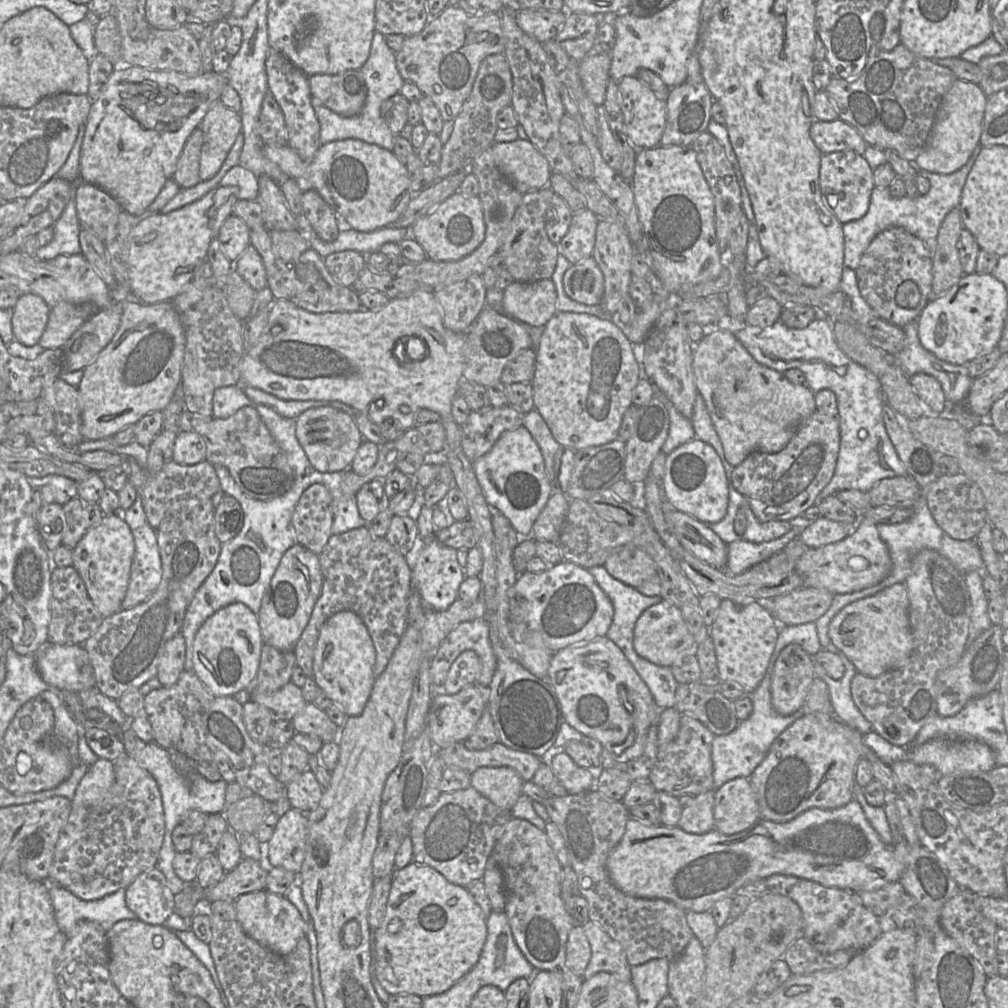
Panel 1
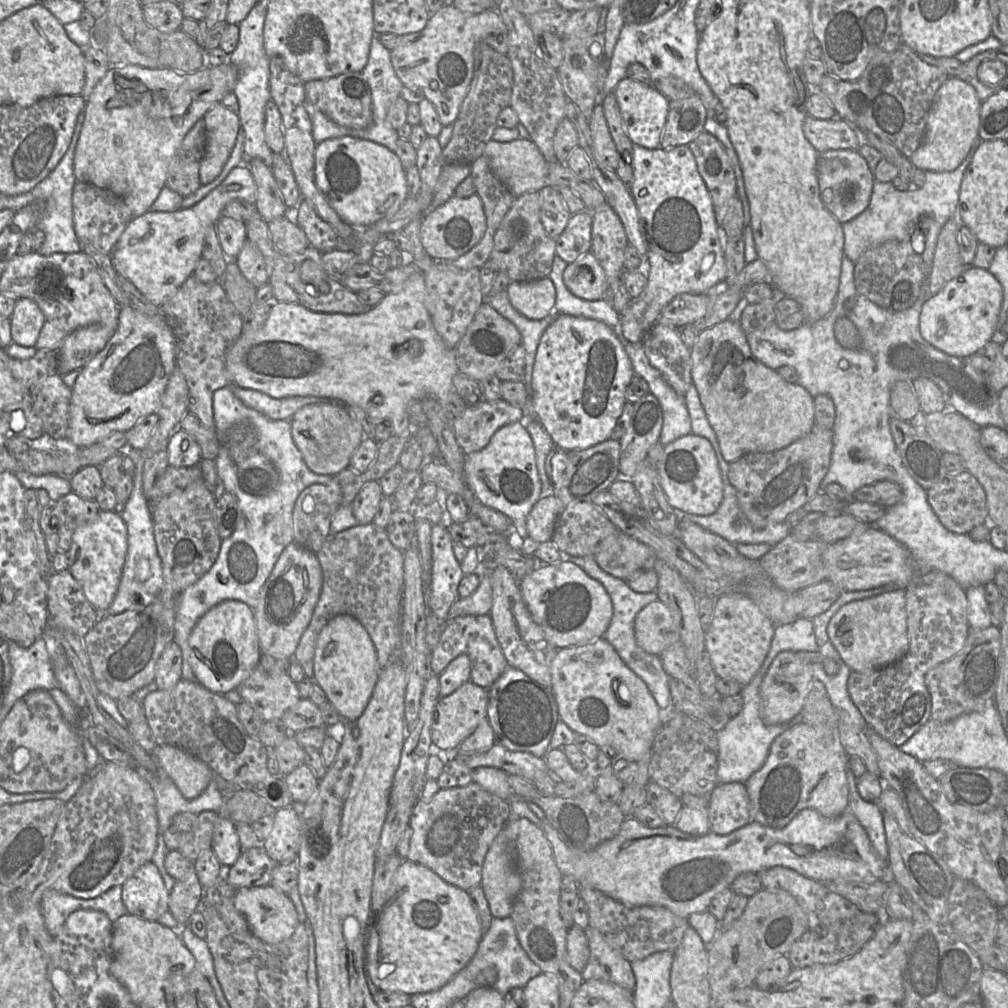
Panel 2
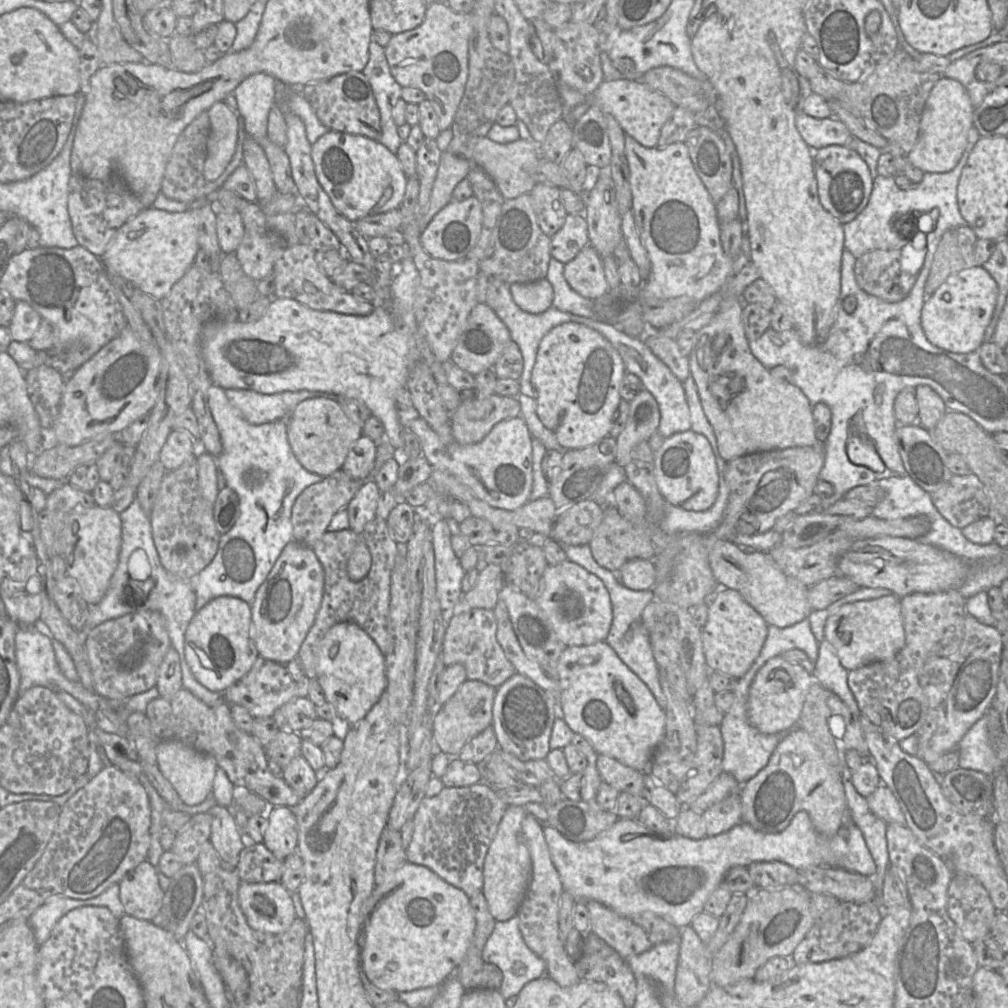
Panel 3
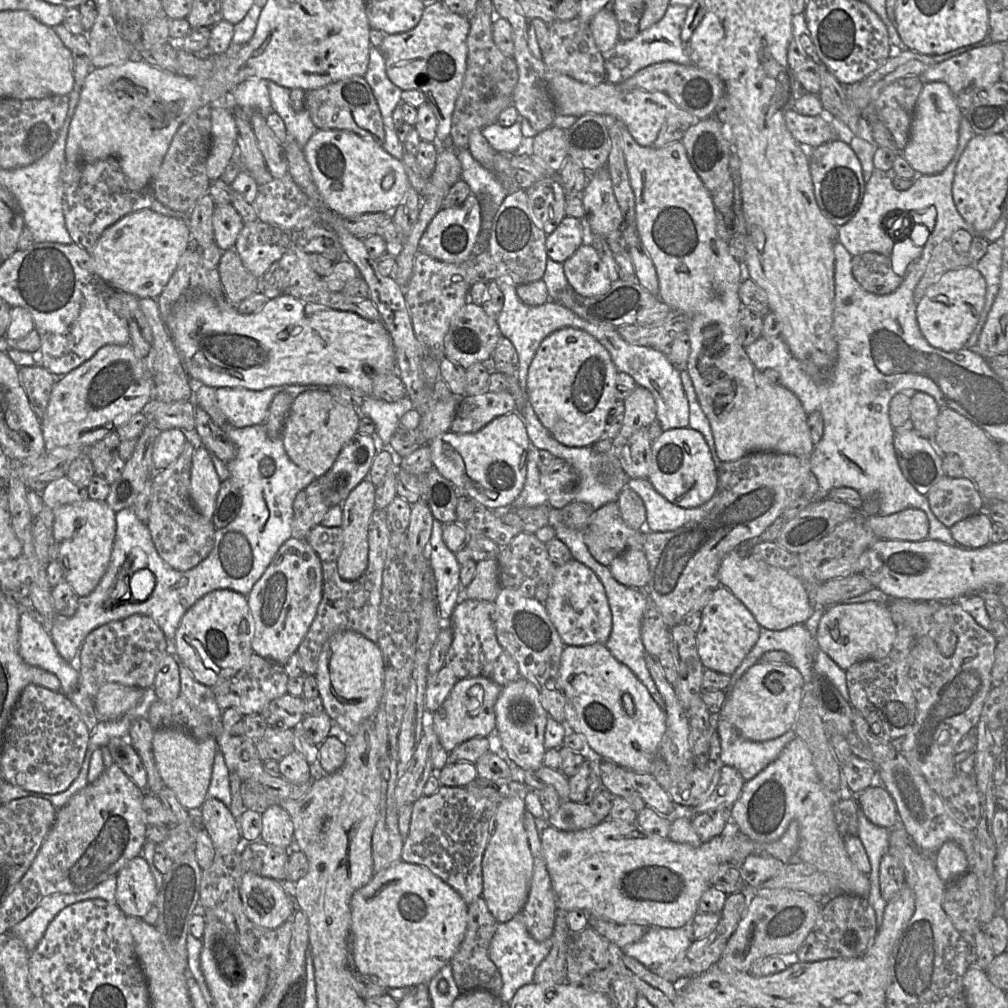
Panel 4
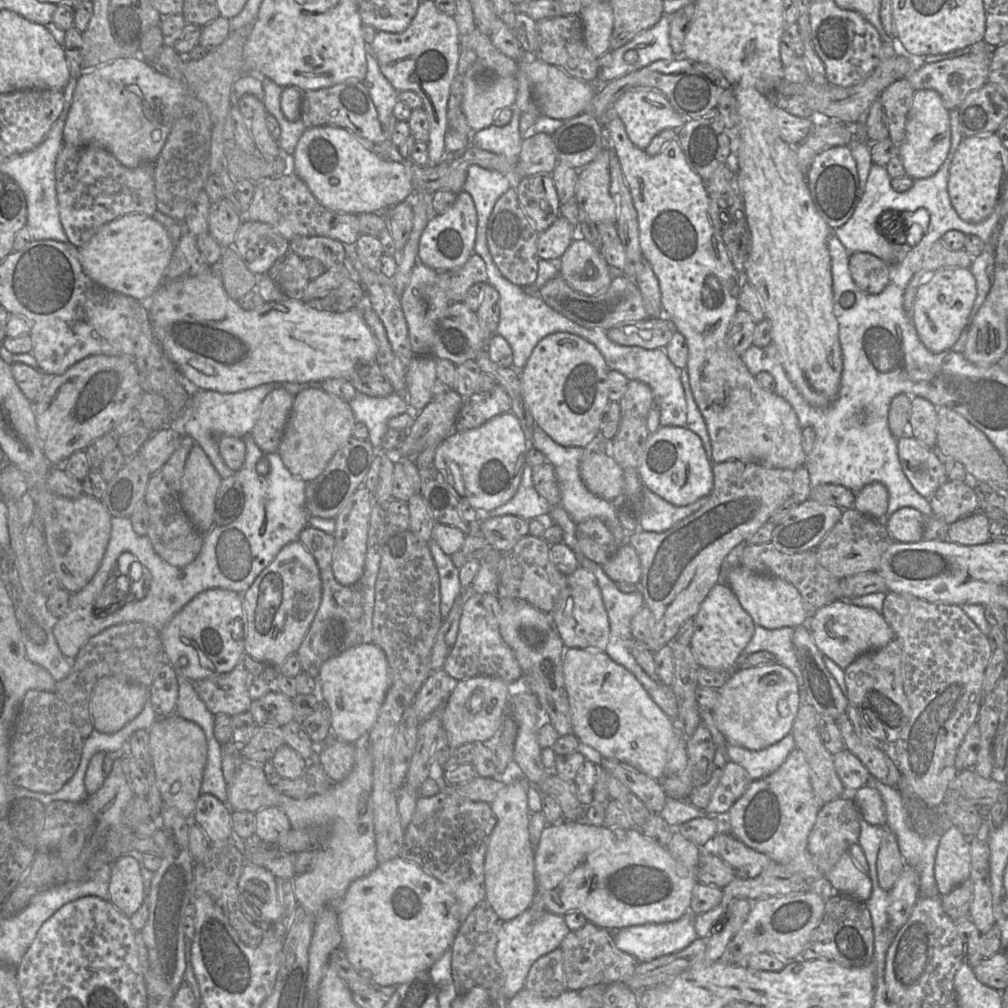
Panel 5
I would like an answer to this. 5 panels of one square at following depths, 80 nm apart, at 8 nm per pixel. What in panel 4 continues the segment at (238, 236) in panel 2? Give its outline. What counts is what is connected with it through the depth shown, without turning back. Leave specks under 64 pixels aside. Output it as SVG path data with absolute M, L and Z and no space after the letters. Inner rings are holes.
M232 204L218 205L212 217L214 240L224 252L234 249L244 222Z

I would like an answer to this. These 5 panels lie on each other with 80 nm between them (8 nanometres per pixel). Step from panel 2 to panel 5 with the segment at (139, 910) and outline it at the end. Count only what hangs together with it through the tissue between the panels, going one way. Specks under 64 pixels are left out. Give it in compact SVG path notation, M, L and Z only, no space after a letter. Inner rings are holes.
M122 855L111 863L110 902L127 917L145 902L145 888L140 863L133 856Z

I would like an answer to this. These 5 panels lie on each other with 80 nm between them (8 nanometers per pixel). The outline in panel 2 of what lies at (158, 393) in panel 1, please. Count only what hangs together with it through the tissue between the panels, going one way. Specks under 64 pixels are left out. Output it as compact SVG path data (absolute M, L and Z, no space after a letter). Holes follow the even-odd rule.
M130 304L120 307L118 327L105 347L83 368L71 388L69 427L66 440L78 447L89 446L113 432L126 432L149 414L156 413L168 379L176 367L175 339L164 315L147 316Z

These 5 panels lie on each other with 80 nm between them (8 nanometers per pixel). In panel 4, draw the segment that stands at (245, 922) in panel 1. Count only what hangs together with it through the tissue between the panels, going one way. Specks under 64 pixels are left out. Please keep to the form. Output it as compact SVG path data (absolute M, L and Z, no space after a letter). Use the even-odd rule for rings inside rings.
M245 871L240 886L240 897L243 911L253 923L275 929L285 923L296 912L294 901L290 898L291 883L278 881L276 879L263 877L255 873Z

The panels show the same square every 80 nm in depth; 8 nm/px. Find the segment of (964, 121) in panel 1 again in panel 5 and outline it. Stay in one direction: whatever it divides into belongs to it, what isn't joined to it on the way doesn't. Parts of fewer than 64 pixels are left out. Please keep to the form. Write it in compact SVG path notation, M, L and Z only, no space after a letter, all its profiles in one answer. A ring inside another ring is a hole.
M932 89L915 91L907 115L905 136L897 153L906 175L912 179L928 178L934 175L945 161L951 146L951 125L949 110L943 104L938 92Z

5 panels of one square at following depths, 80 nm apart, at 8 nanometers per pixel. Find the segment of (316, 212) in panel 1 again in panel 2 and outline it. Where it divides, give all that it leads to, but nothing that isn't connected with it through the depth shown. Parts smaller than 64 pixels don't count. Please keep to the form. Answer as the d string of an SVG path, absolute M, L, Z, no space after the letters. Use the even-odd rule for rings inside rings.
M301 199L295 208L296 222L304 231L309 244L322 253L336 249L339 236L333 227L305 199Z

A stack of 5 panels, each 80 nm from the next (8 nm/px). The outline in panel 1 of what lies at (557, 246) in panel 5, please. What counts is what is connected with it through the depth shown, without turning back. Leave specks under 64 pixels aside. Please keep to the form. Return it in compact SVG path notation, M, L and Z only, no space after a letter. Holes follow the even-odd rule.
M587 208L573 214L566 235L558 243L562 254L572 265L591 257L599 218Z

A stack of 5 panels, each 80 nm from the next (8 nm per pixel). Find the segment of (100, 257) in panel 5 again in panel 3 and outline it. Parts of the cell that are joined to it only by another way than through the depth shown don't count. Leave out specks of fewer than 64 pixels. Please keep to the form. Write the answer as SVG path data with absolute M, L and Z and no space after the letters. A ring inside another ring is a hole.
M200 205L184 212L145 208L115 233L100 258L108 275L122 277L133 287L162 300L172 286L194 265L198 245Z

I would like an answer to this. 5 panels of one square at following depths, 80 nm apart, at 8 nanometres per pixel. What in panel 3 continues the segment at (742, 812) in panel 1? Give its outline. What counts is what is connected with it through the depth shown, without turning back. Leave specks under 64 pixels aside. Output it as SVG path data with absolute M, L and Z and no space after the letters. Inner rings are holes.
M735 793L714 804L702 814L707 836L725 833L742 822L740 793Z

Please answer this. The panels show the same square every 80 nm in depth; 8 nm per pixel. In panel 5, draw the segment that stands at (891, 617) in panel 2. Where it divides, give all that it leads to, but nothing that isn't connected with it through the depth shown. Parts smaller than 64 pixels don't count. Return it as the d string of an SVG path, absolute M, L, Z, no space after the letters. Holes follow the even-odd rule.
M835 600L820 609L808 620L813 641L821 653L845 670L857 657L884 648L895 638L882 613L873 608L860 607L846 600Z

